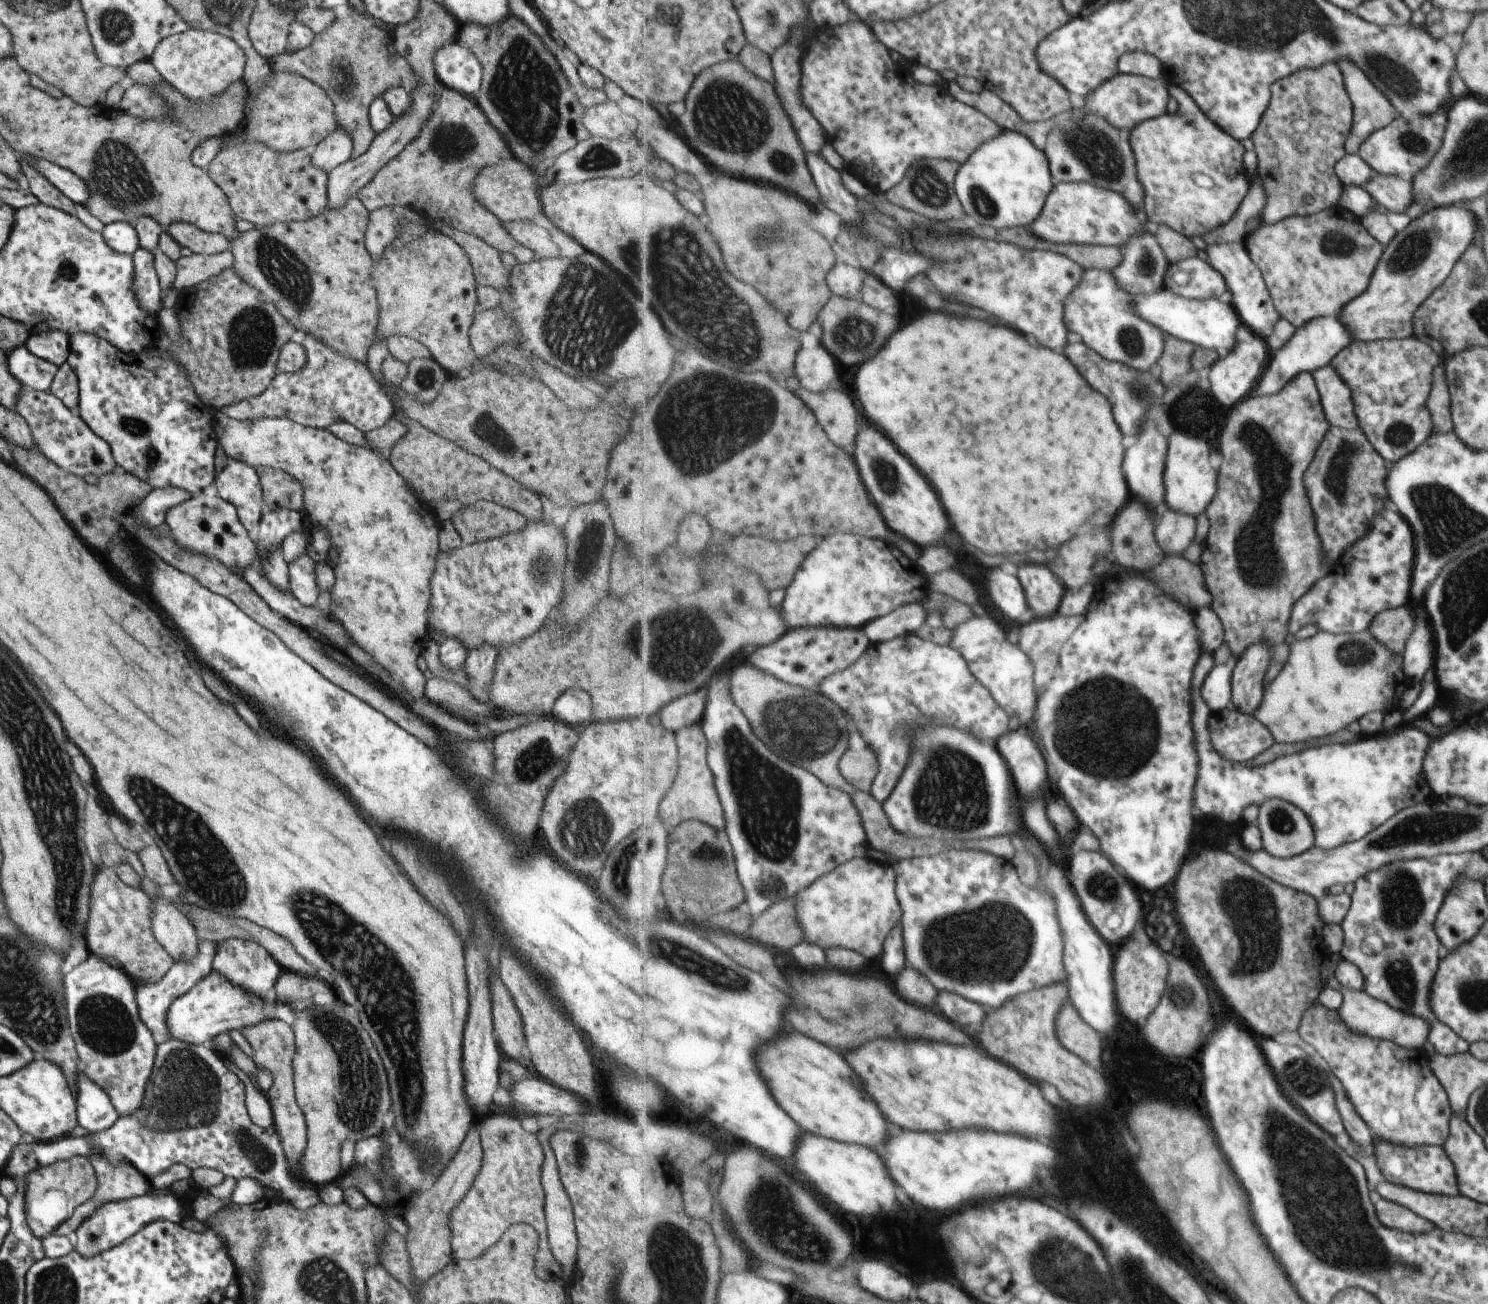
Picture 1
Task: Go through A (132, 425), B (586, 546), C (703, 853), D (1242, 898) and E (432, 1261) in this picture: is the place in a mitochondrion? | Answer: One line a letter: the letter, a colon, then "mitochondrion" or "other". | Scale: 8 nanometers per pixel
A: mitochondrion
B: mitochondrion
C: mitochondrion
D: mitochondrion
E: other

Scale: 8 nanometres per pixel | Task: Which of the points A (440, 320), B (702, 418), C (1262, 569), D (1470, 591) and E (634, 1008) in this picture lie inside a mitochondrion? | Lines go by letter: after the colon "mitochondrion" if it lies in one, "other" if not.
A: other
B: mitochondrion
C: mitochondrion
D: mitochondrion
E: other

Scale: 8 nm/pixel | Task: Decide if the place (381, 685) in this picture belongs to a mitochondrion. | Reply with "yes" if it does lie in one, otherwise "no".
no

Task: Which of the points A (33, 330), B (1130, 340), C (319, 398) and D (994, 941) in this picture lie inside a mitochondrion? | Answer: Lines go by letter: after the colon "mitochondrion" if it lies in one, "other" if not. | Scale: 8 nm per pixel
A: other
B: mitochondrion
C: mitochondrion
D: mitochondrion

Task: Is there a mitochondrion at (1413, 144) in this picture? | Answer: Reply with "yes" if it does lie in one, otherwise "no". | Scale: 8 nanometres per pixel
yes

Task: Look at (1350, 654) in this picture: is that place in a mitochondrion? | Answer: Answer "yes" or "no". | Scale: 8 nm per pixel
yes

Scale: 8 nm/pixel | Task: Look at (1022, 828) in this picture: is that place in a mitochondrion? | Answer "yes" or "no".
no

